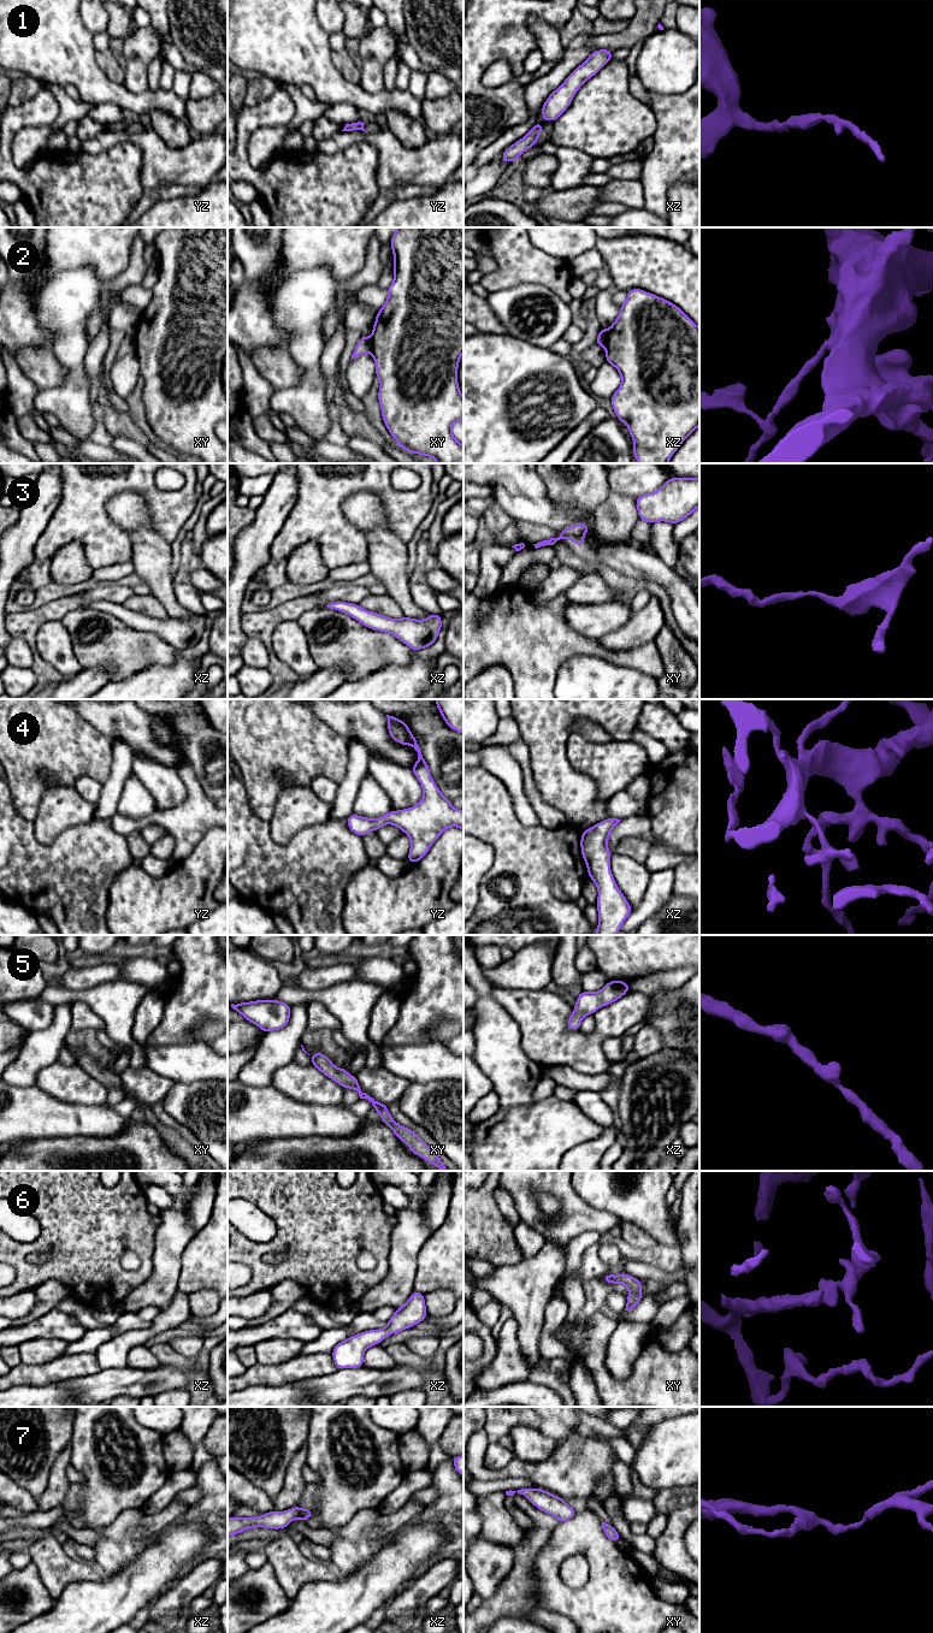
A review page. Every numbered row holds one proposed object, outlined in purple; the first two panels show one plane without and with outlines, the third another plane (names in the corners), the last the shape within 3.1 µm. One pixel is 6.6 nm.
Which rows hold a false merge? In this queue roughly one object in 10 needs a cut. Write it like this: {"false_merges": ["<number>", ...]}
{"false_merges": ["2"]}

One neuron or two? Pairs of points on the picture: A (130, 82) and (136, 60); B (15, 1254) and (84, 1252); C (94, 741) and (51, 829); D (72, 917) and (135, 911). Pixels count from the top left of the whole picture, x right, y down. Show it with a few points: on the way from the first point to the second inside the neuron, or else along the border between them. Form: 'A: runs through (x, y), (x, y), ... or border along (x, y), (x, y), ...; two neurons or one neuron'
A: runs through (135, 77), (136, 65); one neuron
B: runs through (31, 1247), (43, 1242), (68, 1242); one neuron
C: border along (47, 770), (57, 782), (74, 785); two neurons
D: border along (111, 886), (106, 922); two neurons

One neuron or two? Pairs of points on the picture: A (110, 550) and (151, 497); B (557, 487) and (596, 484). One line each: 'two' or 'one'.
A: one
B: one

